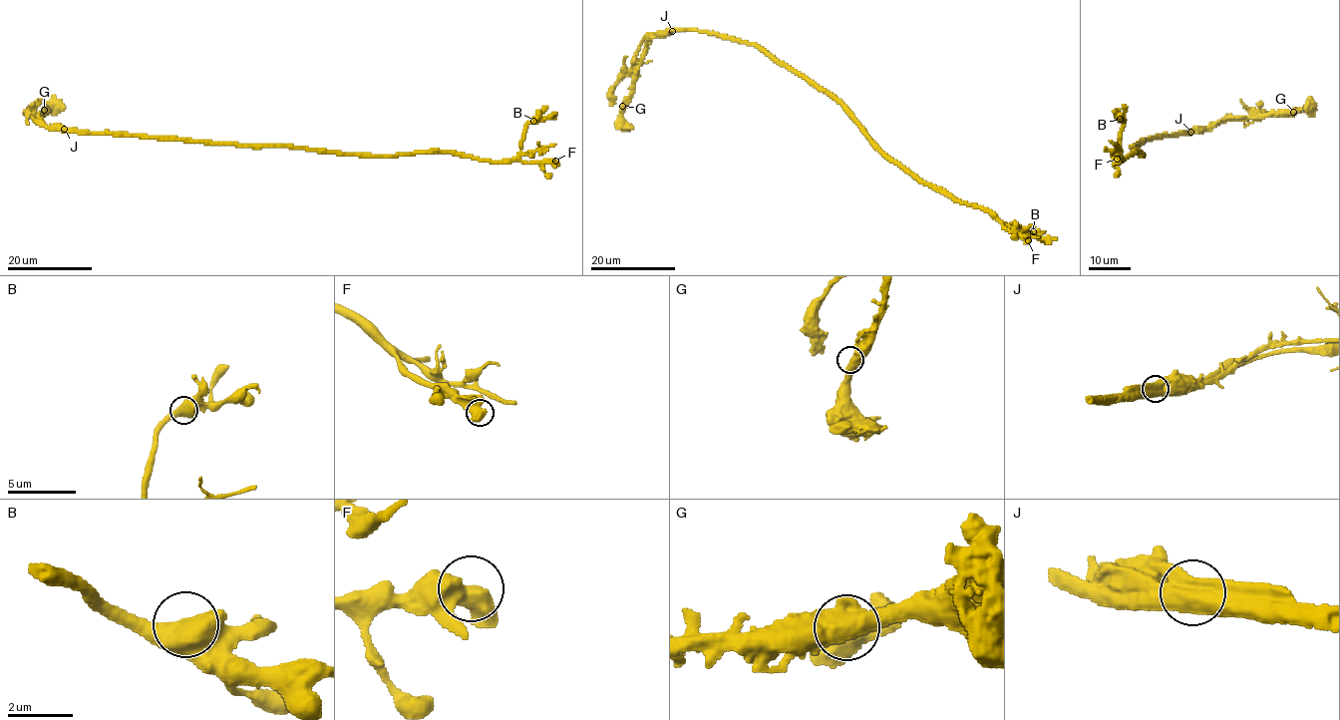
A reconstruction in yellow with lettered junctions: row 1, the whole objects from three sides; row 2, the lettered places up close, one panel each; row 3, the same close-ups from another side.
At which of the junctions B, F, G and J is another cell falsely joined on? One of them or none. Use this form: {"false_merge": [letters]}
{"false_merge": ["J"]}

